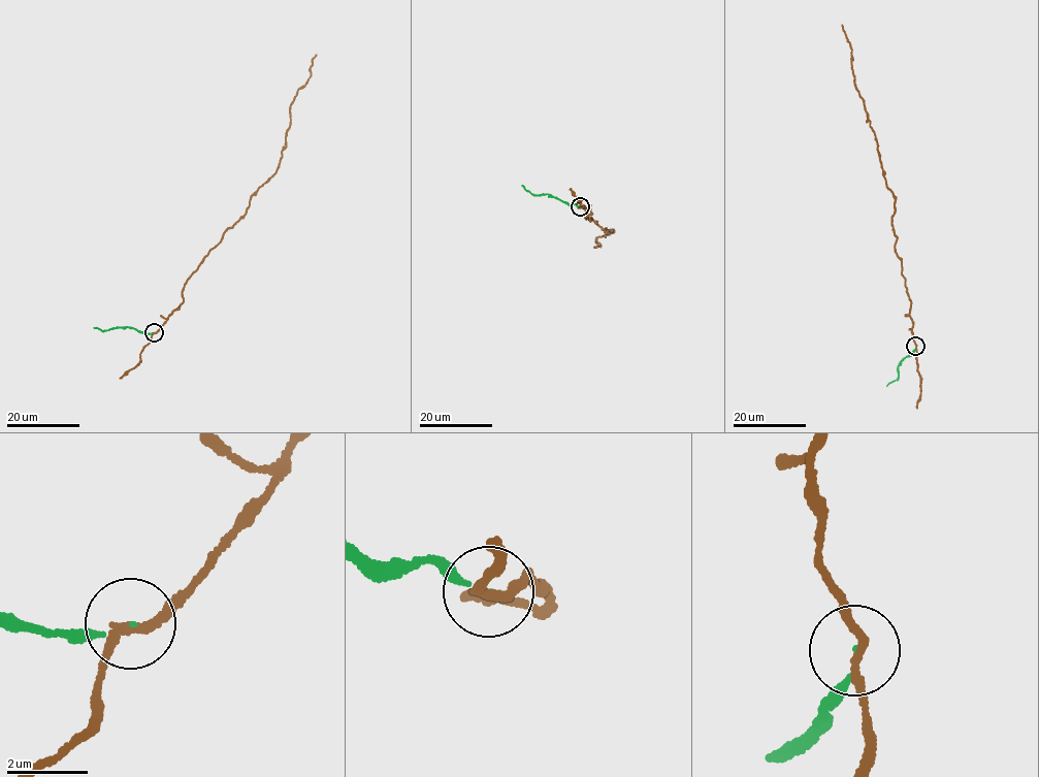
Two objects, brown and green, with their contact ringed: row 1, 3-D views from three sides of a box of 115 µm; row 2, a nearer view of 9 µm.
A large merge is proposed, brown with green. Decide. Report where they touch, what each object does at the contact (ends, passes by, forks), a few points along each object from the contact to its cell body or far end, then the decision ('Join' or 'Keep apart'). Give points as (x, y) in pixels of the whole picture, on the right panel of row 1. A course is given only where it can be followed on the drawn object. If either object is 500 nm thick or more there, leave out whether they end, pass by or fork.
Place: (915, 346). At the ring brown passes by. At the ring green ends. Course of brown: (916, 347), (911, 302), (895, 246), (895, 199), (854, 82), (850, 44), (841, 24). Course of green: (916, 347), (897, 366), (897, 380), (886, 386). Keep apart

